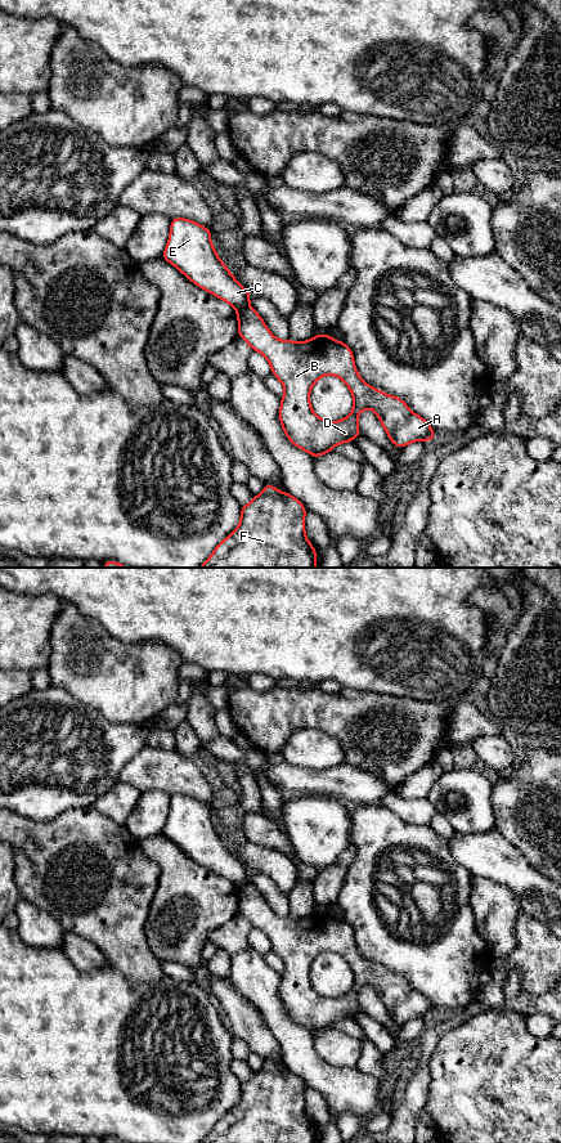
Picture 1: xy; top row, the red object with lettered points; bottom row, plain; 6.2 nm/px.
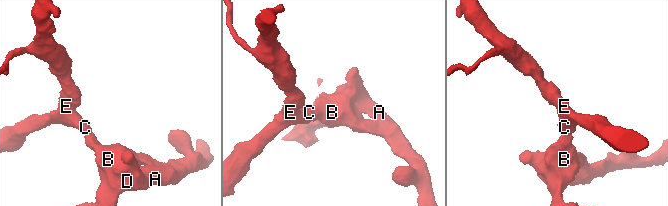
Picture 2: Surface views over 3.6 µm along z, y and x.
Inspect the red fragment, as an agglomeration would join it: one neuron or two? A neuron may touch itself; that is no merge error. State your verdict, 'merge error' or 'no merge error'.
merge error

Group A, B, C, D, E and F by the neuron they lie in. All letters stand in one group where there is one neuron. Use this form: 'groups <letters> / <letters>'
groups A B D F / C E

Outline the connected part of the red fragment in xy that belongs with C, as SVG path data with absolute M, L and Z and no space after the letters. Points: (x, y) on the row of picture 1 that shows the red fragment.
M185 218L171 219L167 246L161 257L237 311L248 306L252 296L217 256L211 243L211 229Z

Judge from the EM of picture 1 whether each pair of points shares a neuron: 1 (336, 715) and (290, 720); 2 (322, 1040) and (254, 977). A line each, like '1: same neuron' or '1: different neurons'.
1: same neuron
2: different neurons

